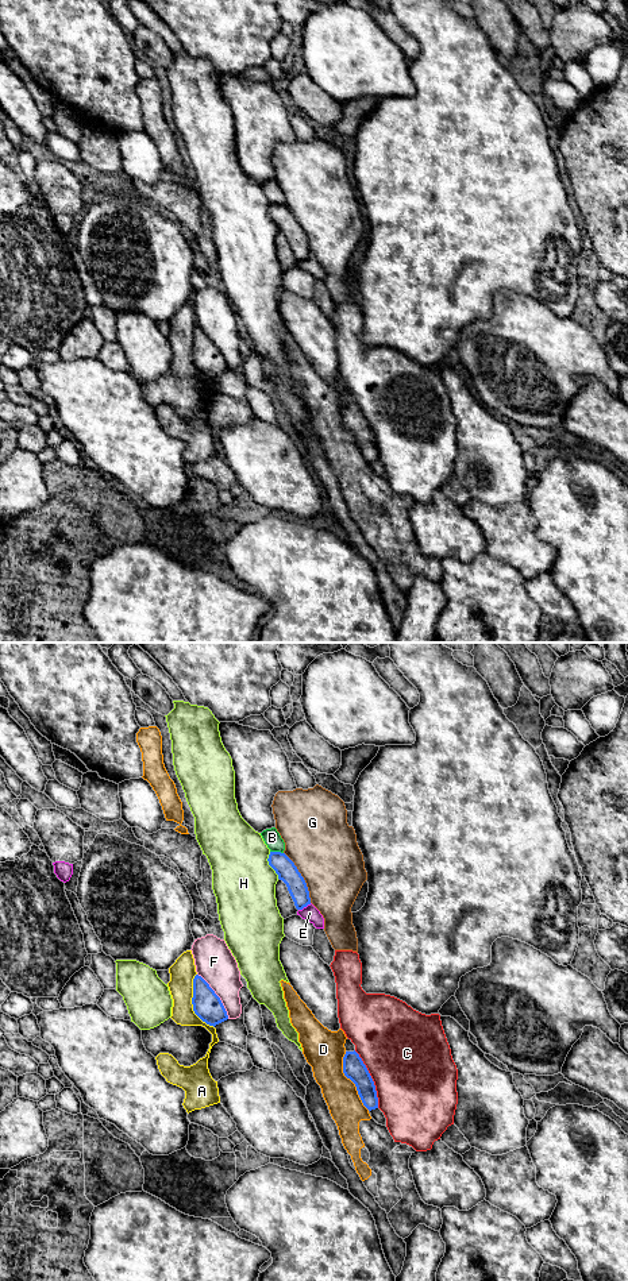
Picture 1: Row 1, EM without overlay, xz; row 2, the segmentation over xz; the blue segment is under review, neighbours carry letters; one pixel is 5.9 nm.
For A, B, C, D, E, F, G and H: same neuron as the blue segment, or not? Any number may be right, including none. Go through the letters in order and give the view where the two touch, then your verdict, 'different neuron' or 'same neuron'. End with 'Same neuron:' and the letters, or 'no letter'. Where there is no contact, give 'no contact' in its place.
A: contact in xz; different neuron
B: contact in xz; different neuron
C: contact in xz; different neuron
D: contact in xz; different neuron
E: contact in xz; different neuron
F: contact in xz; different neuron
G: contact in xz; different neuron
H: contact in xz; different neuron
Same neuron: no letter

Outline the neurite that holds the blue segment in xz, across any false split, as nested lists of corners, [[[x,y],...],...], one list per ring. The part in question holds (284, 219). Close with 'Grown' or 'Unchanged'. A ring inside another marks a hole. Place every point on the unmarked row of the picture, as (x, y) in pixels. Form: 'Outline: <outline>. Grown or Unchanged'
Outline: [[[270,204],[267,213],[278,227],[278,231],[286,236],[296,261],[303,262],[311,256],[307,235],[294,215],[281,204]]]. Unchanged

